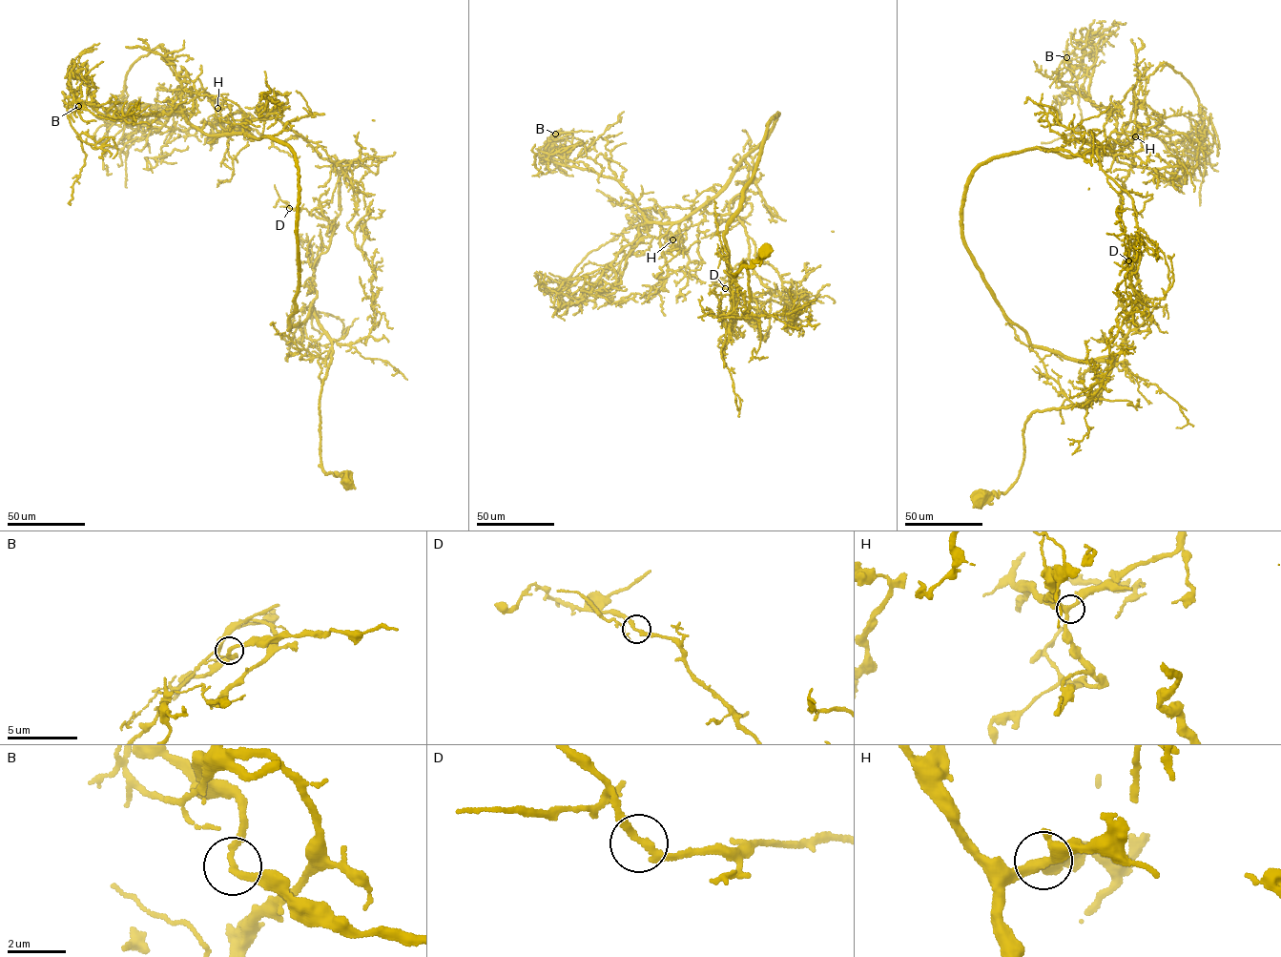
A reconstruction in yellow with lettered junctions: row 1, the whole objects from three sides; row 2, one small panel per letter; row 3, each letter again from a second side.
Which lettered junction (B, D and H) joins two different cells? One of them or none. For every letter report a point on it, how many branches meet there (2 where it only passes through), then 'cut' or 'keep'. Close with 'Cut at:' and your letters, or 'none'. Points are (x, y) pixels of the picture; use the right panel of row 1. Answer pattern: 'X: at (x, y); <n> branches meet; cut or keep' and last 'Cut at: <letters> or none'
B: at (1066, 57); 2 branches meet; keep
D: at (1128, 260); 2 branches meet; keep
H: at (1135, 136); 3 branches meet; keep
Cut at: none

